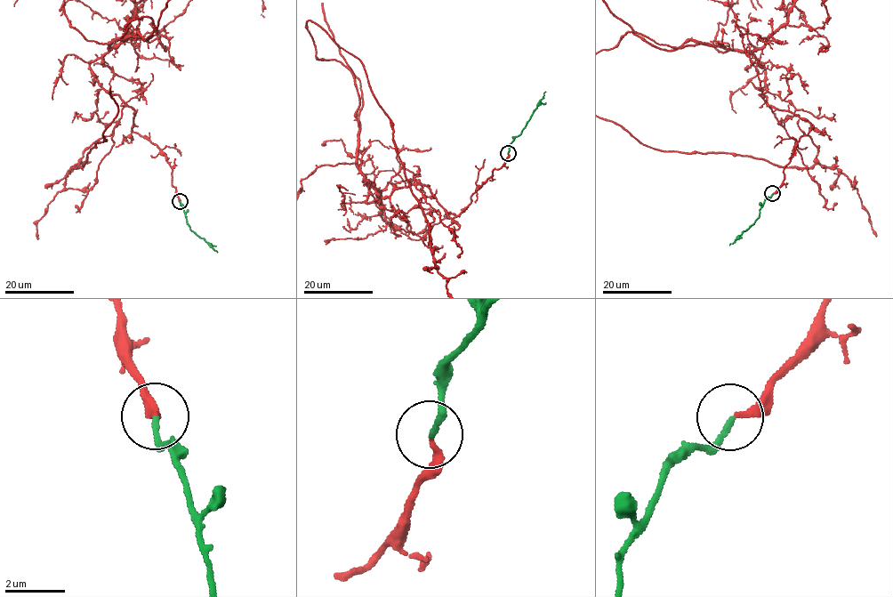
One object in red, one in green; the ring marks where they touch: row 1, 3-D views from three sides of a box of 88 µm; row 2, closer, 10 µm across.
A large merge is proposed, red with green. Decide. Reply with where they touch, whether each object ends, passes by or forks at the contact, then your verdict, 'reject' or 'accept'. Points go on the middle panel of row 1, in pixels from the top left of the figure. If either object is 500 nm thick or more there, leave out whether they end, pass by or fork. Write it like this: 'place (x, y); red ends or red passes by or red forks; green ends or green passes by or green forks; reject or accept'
place (508, 153); red ends; green ends; accept

